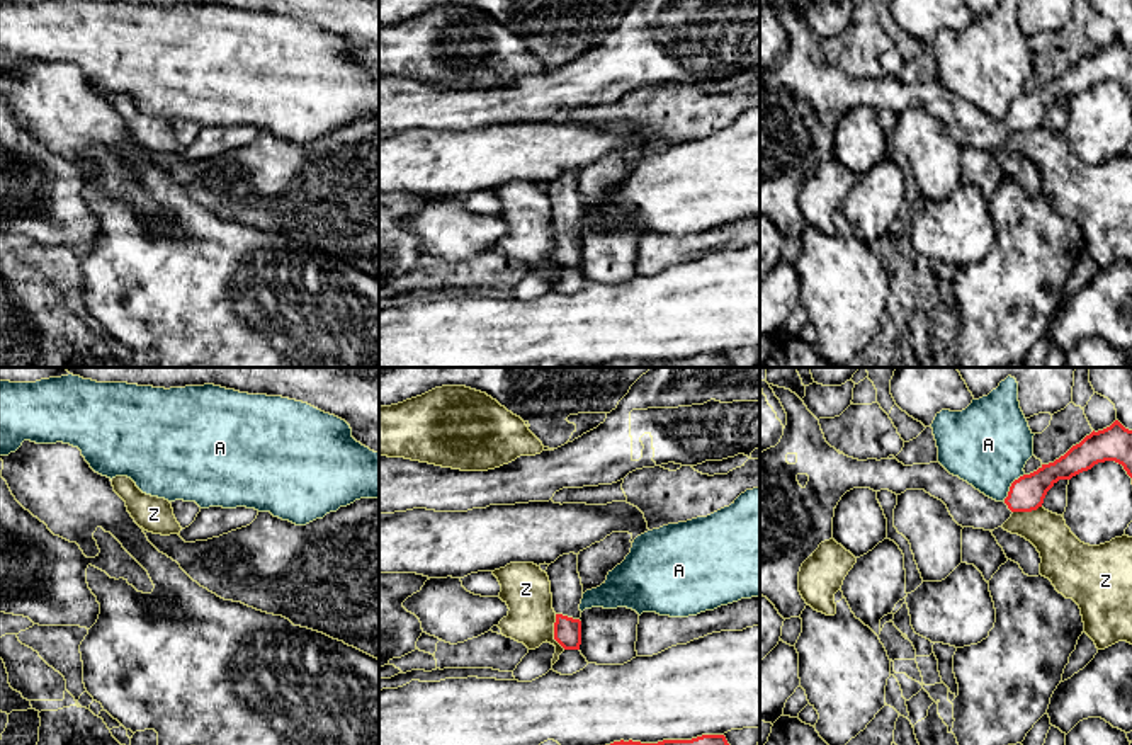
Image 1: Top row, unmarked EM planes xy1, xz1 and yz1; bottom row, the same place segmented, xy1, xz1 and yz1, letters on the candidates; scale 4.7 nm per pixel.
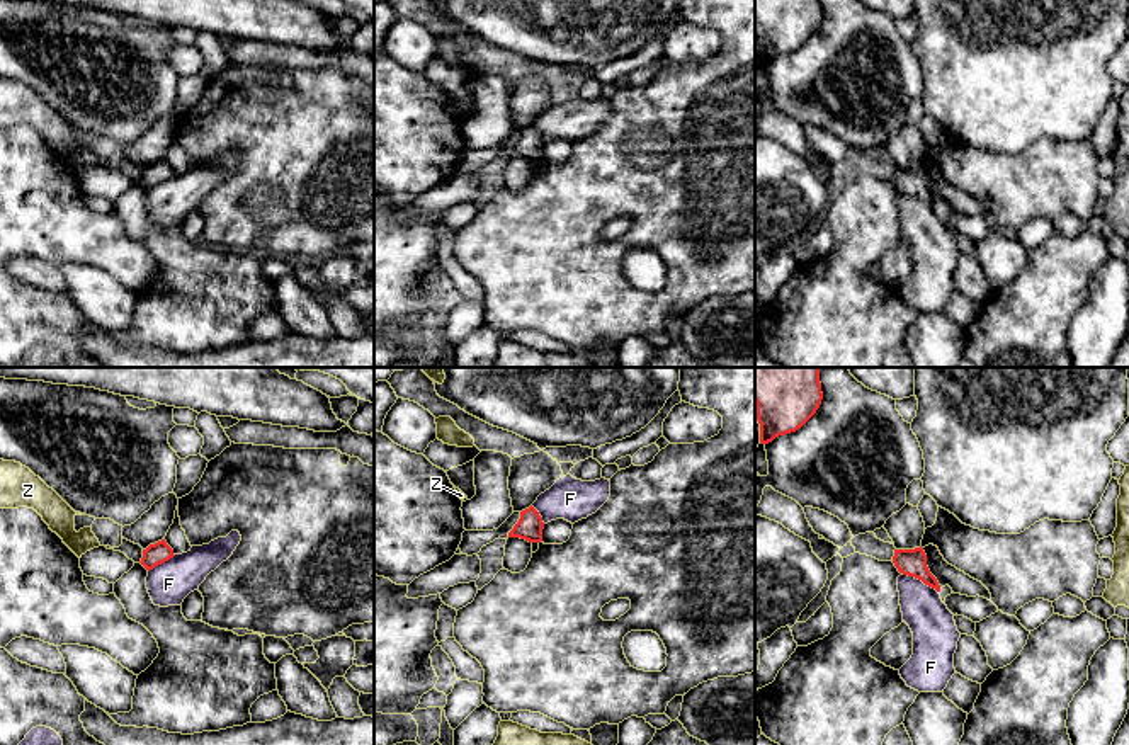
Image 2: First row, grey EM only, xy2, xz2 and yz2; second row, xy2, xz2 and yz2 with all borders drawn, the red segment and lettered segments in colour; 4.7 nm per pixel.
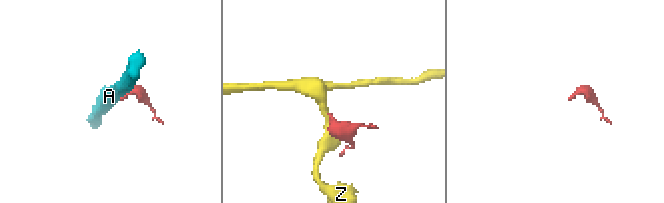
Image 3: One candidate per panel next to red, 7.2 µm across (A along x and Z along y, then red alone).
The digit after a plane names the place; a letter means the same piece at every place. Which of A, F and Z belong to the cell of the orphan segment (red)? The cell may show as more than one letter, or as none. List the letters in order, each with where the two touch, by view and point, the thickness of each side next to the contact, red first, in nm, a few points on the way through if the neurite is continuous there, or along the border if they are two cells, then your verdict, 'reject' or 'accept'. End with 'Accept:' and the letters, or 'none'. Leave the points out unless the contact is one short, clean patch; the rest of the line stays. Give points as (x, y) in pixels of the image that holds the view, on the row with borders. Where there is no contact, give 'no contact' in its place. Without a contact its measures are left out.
A: meets red in yz1 at (1010, 487); 170 nm thick on the red side, 400 nm on the other; border along yz1 (1024, 473), (1012, 483), (1003, 500); reject
F: meets red in yz2 at (920, 579); 130 nm thick on the red side, 220 nm on the other; reject
Z: meets red in xz1 at (554, 631); 130 nm thick on the red side, 240 nm on the other; border along xz1 (554, 614), (554, 638), (565, 648); reject
Accept: none

